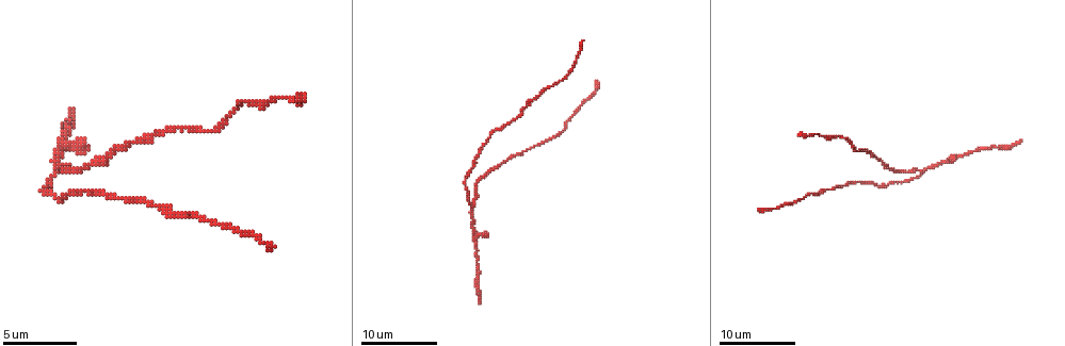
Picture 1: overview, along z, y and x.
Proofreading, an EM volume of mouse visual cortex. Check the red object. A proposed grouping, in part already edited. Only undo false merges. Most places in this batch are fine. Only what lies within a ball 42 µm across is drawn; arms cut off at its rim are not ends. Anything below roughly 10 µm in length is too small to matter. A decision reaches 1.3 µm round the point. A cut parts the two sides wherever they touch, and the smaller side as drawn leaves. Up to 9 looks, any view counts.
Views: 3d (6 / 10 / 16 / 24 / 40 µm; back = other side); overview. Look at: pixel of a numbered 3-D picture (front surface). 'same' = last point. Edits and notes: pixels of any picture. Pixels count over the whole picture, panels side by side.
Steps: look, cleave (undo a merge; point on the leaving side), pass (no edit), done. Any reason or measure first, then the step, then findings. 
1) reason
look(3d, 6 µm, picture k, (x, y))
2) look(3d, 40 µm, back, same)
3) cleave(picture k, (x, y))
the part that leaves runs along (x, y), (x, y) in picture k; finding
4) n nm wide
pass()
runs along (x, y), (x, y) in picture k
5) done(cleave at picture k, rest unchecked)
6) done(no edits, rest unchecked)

branch point
look(3d, 10 µm, picture 1, (472, 202))

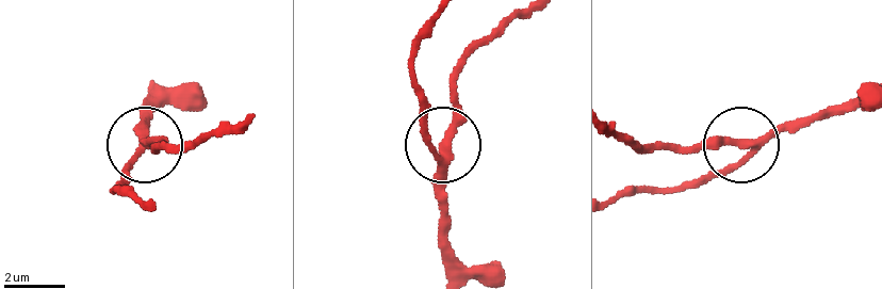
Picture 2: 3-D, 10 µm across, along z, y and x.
pass()
runs along (706, 181), (734, 165), (745, 145), (823, 119) in picture 2; one neuron here

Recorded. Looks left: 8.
sudden change in width
look(3d, 10 µm, picture 1, (884, 162))

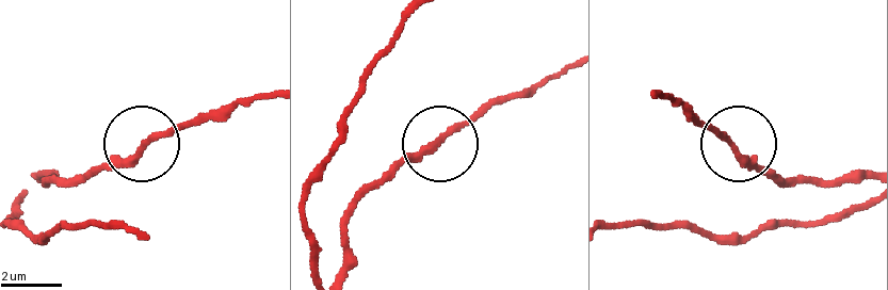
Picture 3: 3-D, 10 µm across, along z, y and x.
other side
look(3d, 10 µm, back, picture 3, (441, 141))

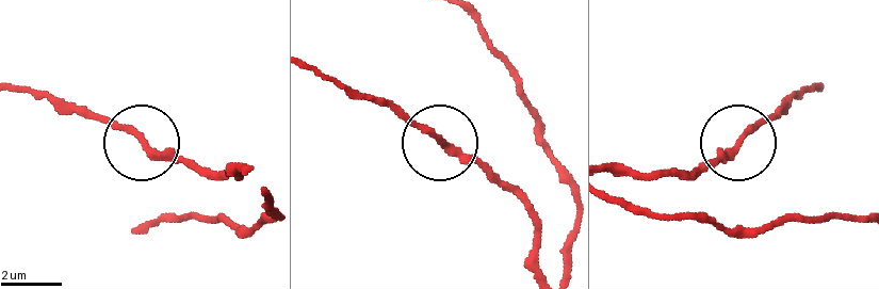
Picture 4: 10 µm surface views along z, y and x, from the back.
pass()
runs along (538, 268), (523, 207), (388, 102) in picture 4; all the same neuron

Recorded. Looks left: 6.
a narrow waist
look(3d, 10 µm, picture 1, (856, 183))

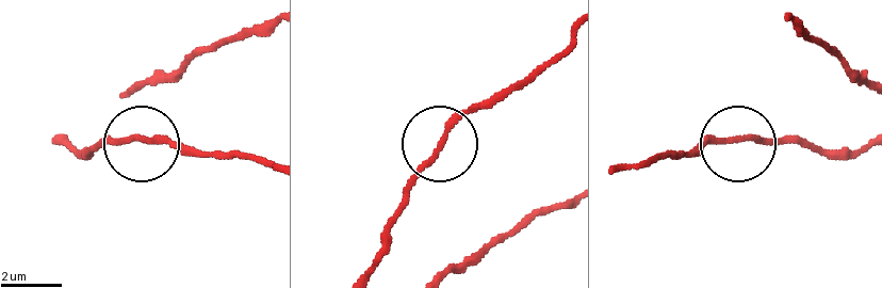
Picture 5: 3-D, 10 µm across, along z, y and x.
pass()
continuous, no second neuron

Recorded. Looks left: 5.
thick turns thin
look(3d, 16 µm, picture 1, (154, 206))

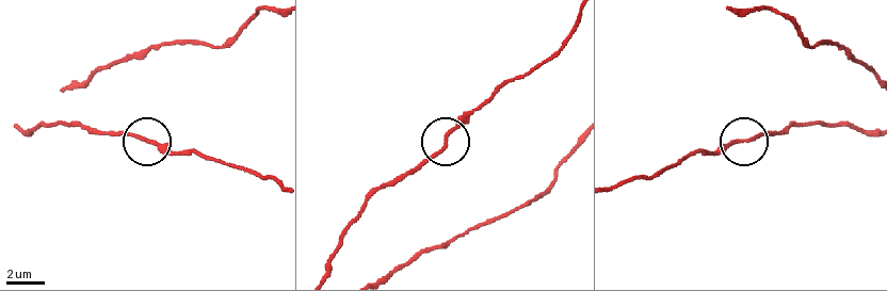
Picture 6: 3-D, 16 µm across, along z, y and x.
other side
look(3d, 16 µm, back, picture 6, (739, 142))

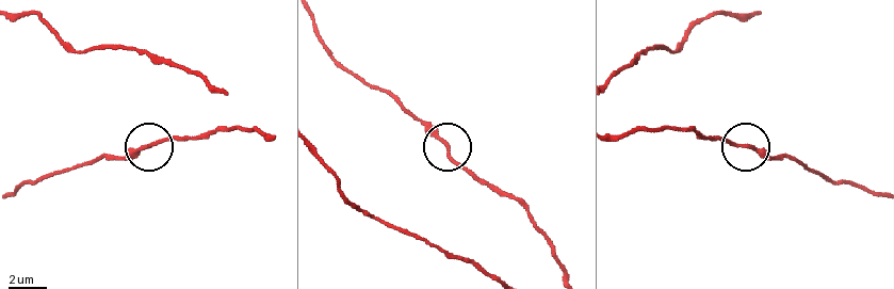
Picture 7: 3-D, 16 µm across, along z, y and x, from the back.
170 nm wide
pass()
continuous, no second neuron

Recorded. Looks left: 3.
done(no edits, rest unchecked)

